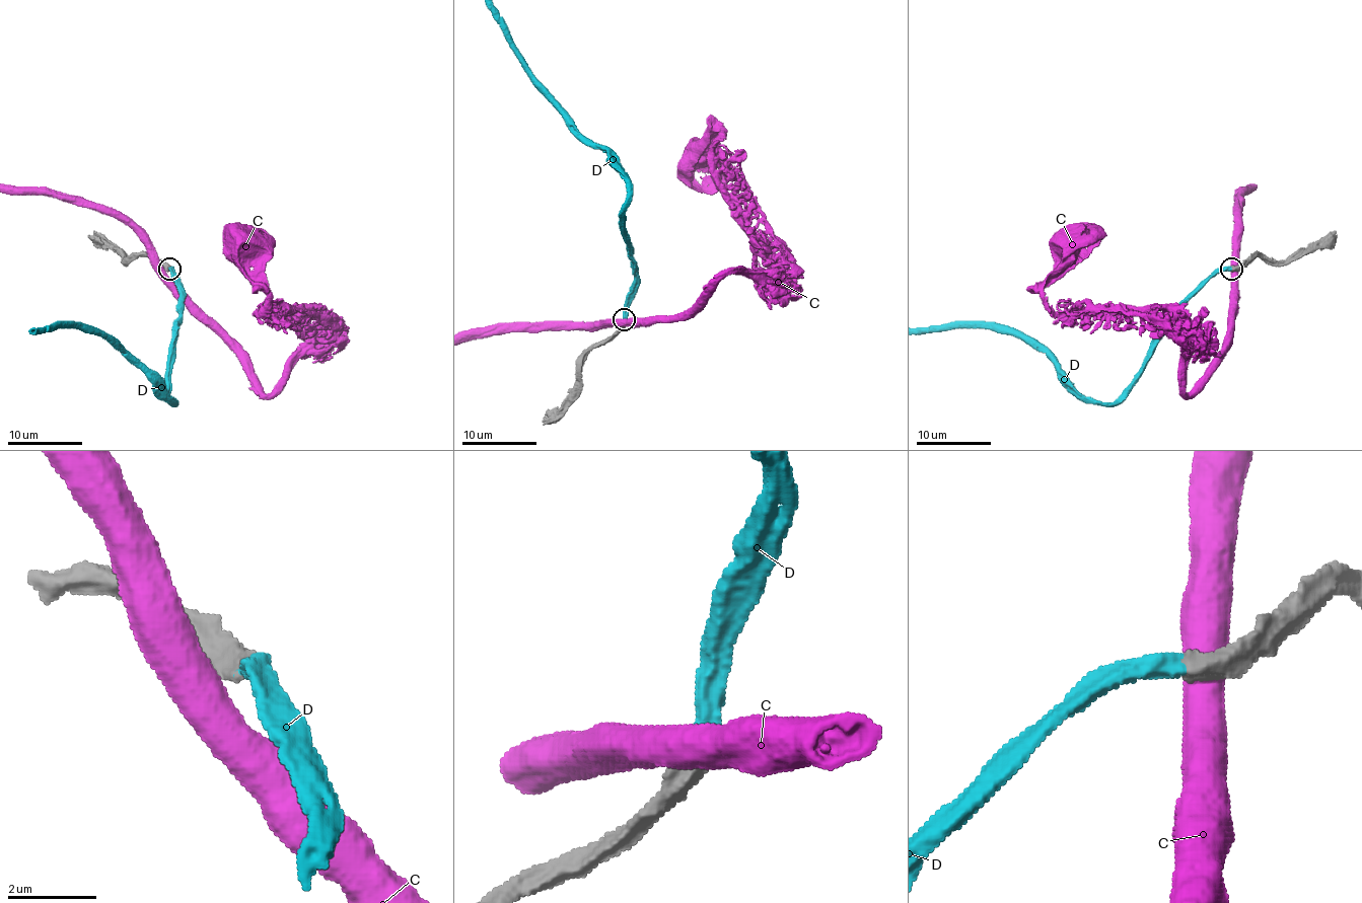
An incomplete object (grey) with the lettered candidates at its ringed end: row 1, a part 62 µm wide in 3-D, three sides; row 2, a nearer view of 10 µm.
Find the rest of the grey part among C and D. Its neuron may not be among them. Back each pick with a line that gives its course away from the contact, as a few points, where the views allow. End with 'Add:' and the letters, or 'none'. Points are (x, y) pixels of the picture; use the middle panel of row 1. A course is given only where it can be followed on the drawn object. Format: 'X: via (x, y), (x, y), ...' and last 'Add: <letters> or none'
Add: D

